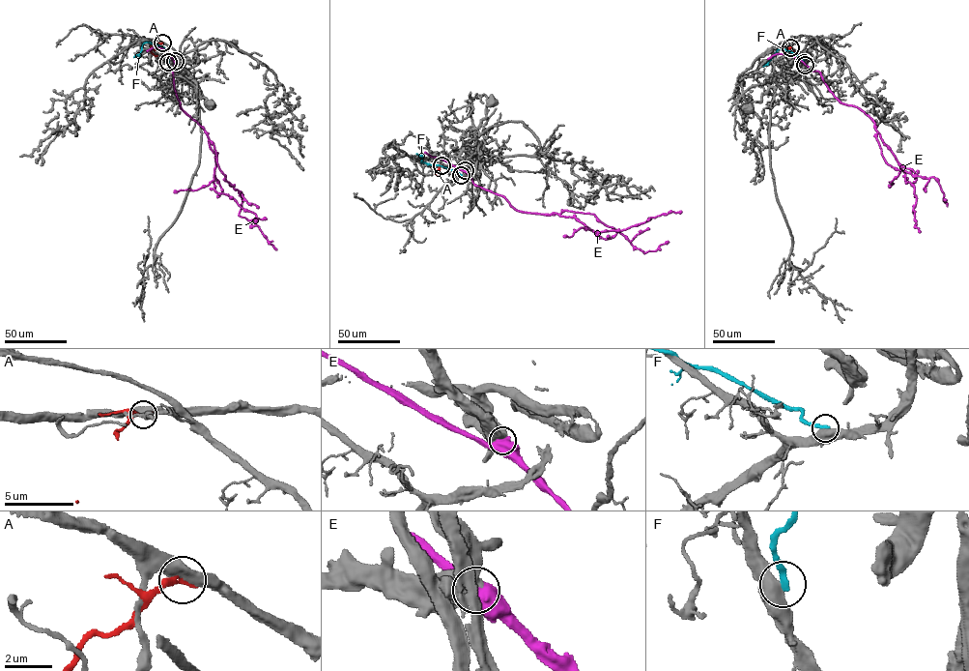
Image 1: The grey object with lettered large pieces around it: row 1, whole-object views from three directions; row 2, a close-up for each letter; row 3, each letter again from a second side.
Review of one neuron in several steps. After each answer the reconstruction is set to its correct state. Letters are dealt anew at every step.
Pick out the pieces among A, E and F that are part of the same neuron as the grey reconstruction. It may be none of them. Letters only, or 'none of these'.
none of these

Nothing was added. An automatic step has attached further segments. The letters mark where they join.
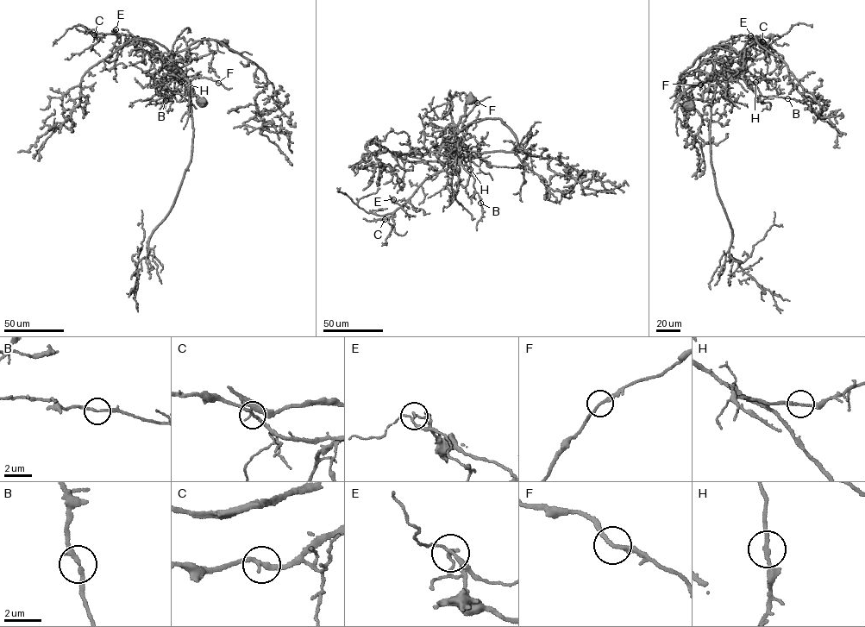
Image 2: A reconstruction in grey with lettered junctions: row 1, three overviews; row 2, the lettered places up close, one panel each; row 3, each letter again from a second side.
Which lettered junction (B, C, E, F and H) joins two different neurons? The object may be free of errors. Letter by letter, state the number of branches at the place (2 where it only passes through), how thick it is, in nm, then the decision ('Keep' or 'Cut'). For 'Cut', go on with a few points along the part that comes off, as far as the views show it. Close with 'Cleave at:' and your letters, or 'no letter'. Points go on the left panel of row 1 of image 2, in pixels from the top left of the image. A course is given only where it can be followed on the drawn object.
B: Branches: 2. Thickness 180 nm. Keep
C: Branches: 2. Thickness 220 nm. Keep
E: Branches: 3. Thickness 130 nm. Cut. Course of the part to remove: (115, 29), (120, 43), (117, 41)
F: Branches: 2. Thickness 200 nm. Keep
H: Branches: 2. Thickness 180 nm. Keep
Cleave at: E

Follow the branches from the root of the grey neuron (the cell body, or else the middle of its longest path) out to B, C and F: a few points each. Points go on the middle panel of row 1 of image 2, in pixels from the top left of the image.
B: (471, 99), (457, 126), (454, 147), (448, 152), (455, 149), (461, 165), (473, 176), (473, 187), (480, 203)
C: (471, 99), (465, 104), (465, 113), (457, 126), (448, 168), (425, 180), (403, 206), (385, 219)
F: (471, 99), (465, 104), (465, 113), (448, 152), (460, 147), (464, 138), (463, 122), (477, 103)

